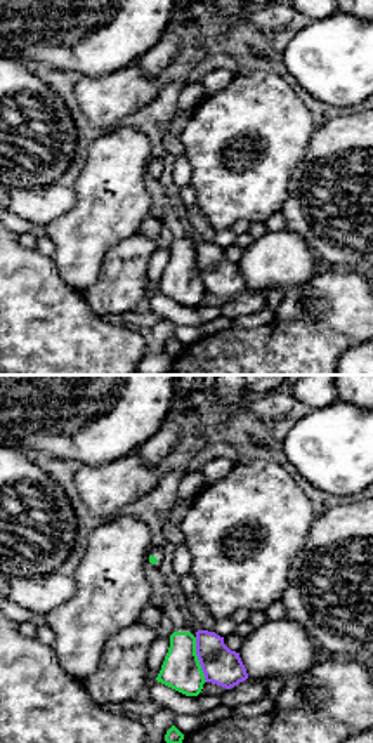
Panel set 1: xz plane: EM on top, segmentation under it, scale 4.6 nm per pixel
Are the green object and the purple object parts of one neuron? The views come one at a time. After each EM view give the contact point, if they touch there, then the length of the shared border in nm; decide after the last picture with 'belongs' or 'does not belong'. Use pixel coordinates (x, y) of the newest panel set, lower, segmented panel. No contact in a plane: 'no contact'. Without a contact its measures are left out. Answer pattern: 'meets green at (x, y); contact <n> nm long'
meets green at (198, 660); contact 220 nm long

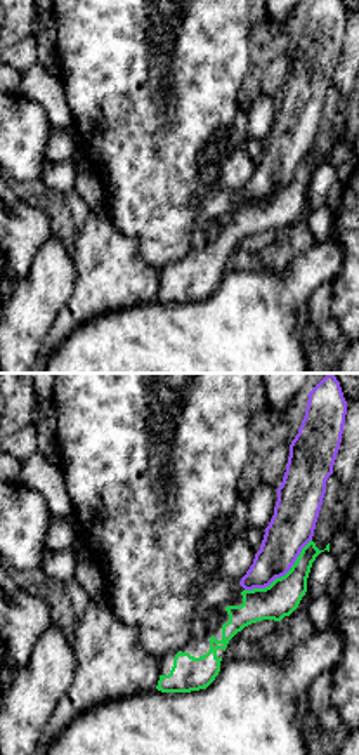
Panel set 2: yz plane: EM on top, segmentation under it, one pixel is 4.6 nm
meets green at (281, 577); contact 400 nm long

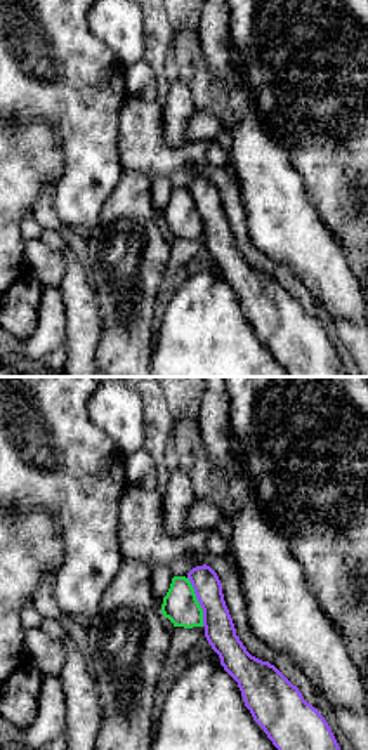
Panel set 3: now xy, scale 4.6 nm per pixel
meets green at (197, 601); contact 240 nm long

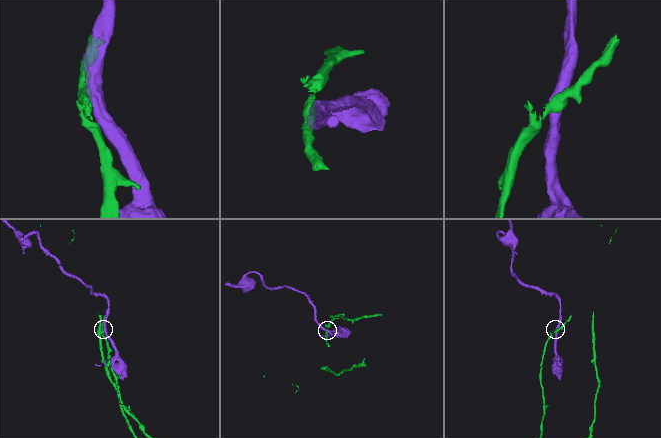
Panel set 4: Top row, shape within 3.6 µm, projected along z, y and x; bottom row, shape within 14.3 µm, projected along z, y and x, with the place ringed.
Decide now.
does not belong

